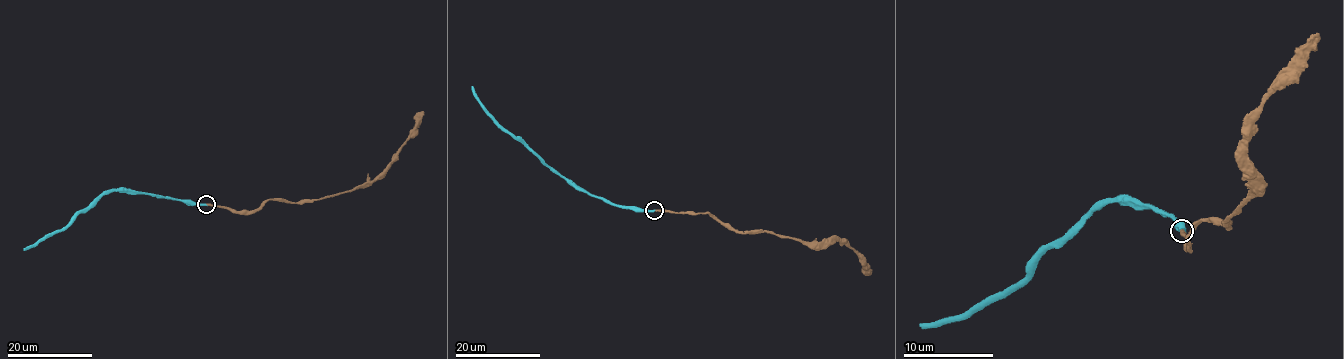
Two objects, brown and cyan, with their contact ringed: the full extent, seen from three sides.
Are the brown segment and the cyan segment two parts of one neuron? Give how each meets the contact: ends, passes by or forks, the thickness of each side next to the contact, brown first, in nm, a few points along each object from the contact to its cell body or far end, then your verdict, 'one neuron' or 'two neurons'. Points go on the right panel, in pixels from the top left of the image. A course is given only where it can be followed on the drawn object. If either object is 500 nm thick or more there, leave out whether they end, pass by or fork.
brown ends | cyan ends | 280/320 nm | brown via (1181, 231), (1188, 245), (1188, 234), (1201, 220), (1220, 220), (1226, 227), (1244, 204), (1253, 114), (1319, 32) | cyan via (1181, 231), (1170, 216), (1138, 204), (1102, 202), (1036, 261), (1018, 283), (982, 299), (964, 315), (919, 326) | one neuron

